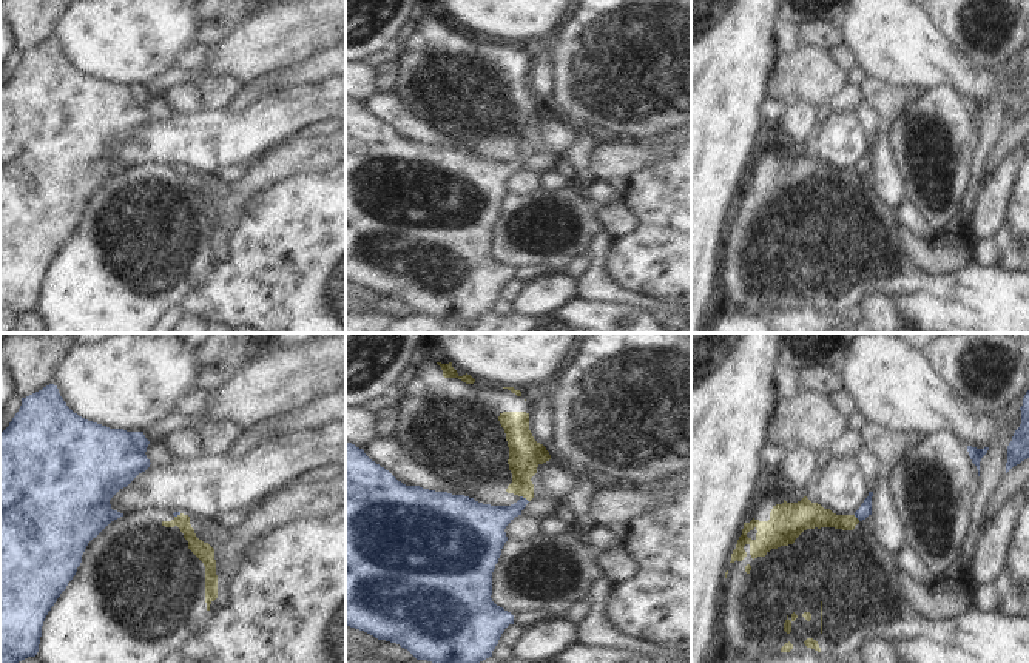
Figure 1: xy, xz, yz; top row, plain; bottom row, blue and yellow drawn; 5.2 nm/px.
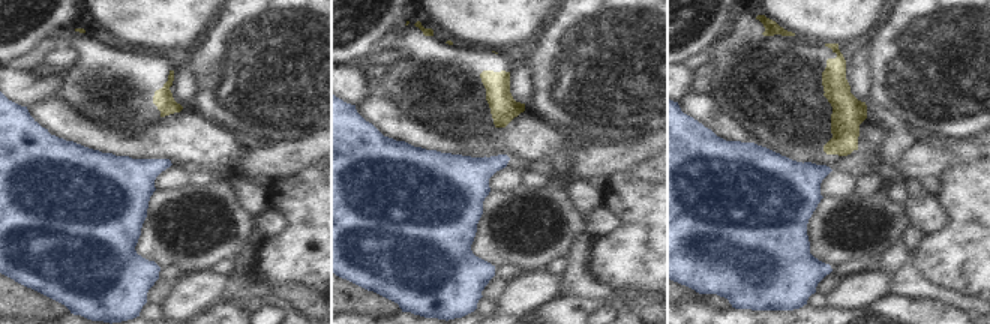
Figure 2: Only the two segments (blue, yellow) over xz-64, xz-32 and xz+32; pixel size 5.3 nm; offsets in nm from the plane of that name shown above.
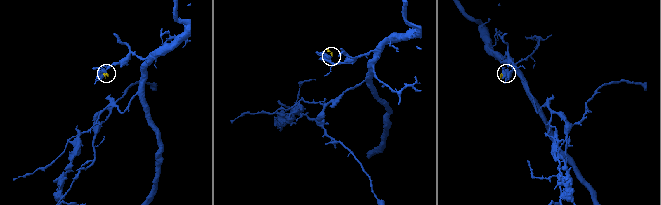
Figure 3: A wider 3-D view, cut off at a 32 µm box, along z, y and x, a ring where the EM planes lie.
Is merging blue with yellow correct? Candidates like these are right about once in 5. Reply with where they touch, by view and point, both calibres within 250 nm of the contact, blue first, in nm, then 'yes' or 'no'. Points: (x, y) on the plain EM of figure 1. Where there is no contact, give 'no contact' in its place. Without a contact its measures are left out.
xz (525, 153) | 220/180 nm | no

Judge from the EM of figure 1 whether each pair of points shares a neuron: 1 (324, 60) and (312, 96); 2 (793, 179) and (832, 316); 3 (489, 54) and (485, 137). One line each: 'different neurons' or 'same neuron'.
1: different neurons
2: different neurons
3: same neuron

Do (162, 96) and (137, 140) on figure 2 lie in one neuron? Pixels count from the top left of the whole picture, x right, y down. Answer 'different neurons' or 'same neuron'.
different neurons

